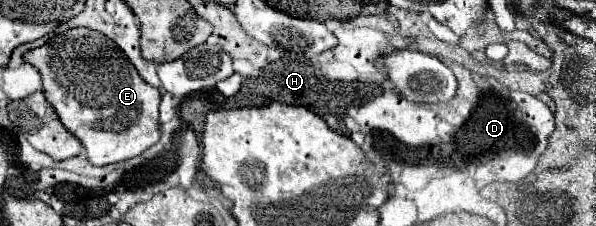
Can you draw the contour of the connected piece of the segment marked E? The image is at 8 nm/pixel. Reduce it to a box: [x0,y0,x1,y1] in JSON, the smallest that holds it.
[24,29,160,165]

